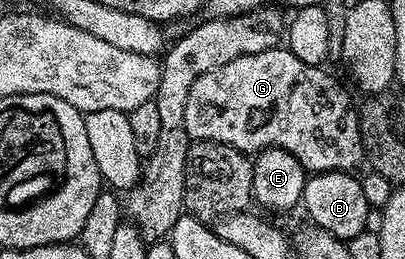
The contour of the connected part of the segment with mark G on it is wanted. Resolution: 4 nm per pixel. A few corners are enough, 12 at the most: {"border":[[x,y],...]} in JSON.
{"border":[[286,46],[201,73],[188,140],[365,159],[359,112]]}

